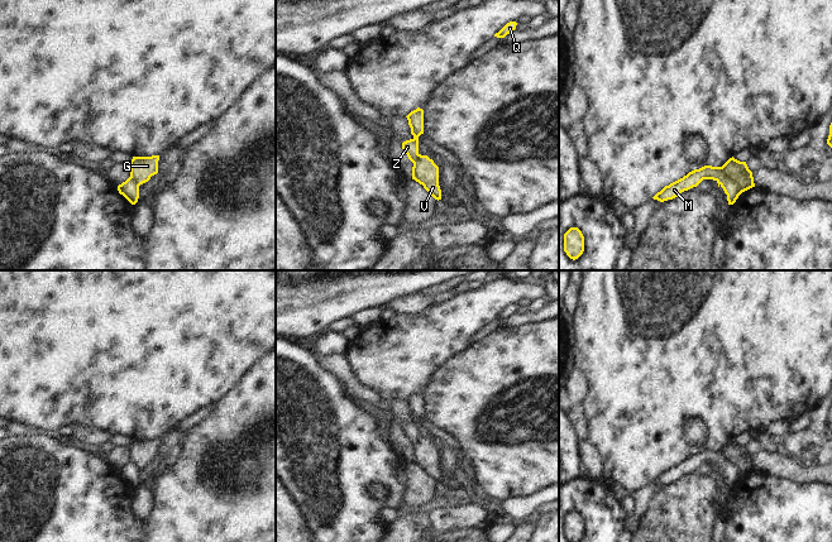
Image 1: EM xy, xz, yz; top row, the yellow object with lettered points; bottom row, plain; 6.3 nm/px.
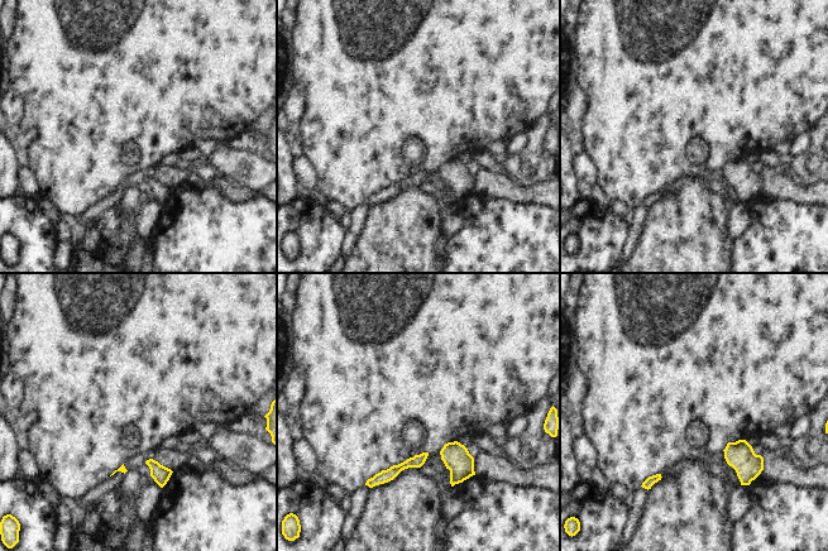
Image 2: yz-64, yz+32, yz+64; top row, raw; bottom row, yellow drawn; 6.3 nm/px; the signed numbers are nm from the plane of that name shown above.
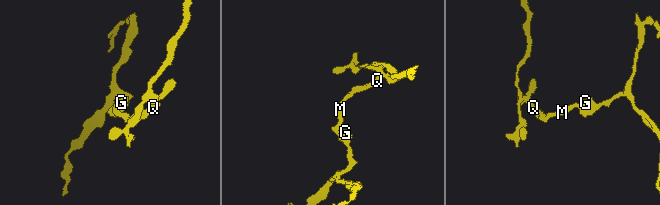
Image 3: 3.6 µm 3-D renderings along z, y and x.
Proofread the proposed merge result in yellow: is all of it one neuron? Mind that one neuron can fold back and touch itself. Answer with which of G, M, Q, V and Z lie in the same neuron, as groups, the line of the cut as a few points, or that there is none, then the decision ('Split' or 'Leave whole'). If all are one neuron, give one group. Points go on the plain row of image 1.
Groups: G V / M Q Z. Split along yz (721, 450), (735, 465), (740, 476). Split.

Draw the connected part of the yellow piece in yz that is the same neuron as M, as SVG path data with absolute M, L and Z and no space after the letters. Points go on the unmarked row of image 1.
M704 449L689 455L687 459L669 469L665 469L652 481L660 485L673 483L682 475L697 470L703 462L716 464L718 470L721 469L727 478L728 488L733 488L740 479L736 465L723 455L722 450Z

